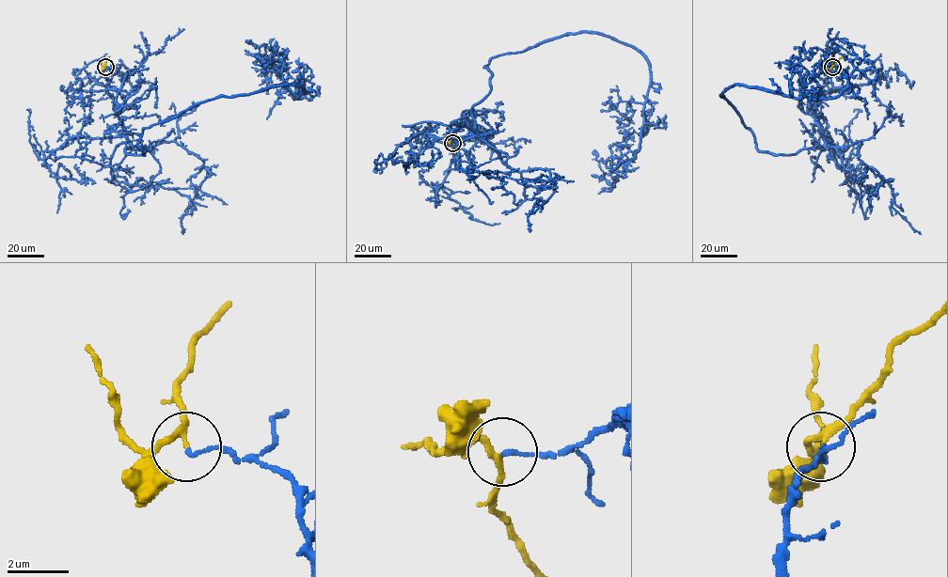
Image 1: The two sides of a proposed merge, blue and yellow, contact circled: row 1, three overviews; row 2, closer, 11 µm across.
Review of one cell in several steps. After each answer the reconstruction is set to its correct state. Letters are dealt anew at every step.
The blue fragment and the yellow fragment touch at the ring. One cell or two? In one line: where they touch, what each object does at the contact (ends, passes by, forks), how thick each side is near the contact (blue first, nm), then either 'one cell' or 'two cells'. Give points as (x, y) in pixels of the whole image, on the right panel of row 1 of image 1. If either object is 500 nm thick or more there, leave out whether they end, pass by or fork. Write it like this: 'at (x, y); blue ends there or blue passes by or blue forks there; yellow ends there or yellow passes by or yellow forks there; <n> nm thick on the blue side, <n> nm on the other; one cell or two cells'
at (832, 67); blue ends there; yellow passes by; 110 nm thick on the blue side, 190 nm on the other; two cells

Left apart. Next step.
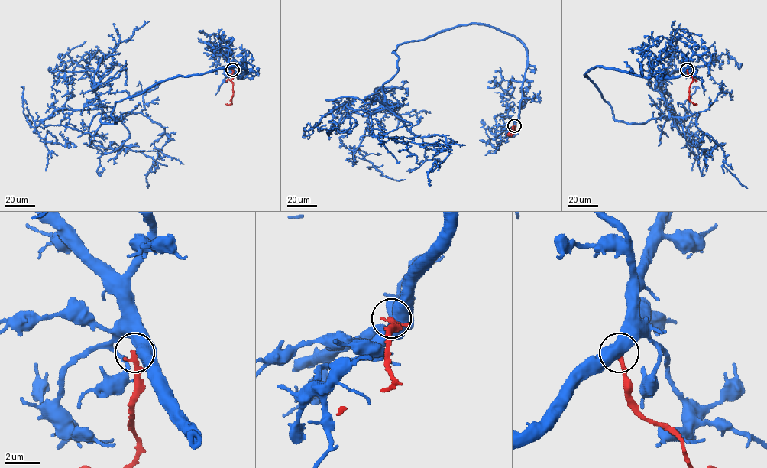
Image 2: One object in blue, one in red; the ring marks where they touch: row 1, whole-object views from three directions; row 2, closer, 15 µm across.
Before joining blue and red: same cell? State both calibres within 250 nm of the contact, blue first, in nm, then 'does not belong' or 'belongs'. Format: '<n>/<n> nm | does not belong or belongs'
550/280 nm | does not belong

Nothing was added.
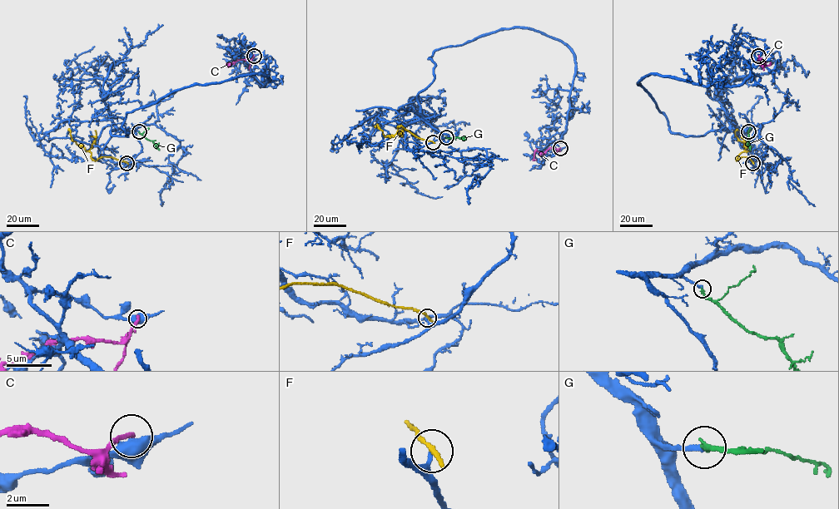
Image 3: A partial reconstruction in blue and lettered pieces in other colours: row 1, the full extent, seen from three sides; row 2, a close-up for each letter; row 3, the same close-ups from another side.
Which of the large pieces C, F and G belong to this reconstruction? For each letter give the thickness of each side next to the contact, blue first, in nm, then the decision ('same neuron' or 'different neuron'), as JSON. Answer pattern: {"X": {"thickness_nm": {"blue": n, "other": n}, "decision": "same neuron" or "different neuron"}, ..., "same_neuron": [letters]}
{"C": {"thickness_nm": {"blue": 460, "other": 280}, "decision": "different neuron"}, "F": {"thickness_nm": {"blue": 180, "other": 190}, "decision": "different neuron"}, "G": {"thickness_nm": {"blue": 200, "other": 240}, "decision": "same neuron"}, "same_neuron": ["G"]}

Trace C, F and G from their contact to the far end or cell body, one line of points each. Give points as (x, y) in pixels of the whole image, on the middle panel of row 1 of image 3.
C: (560, 148), (549, 148), (542, 154), (535, 150), (533, 160), (536, 160)
F: (433, 142), (417, 137), (400, 126), (390, 137), (385, 136), (376, 124), (374, 126)
G: (445, 137), (466, 140)

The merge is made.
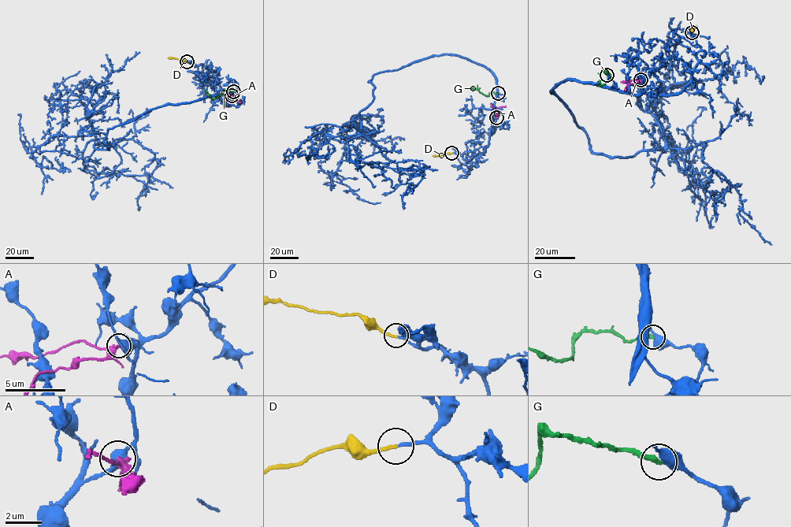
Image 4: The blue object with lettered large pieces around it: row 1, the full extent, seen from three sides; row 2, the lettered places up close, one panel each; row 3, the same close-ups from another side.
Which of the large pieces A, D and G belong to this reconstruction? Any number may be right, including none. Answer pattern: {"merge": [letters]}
{"merge": ["D"]}

